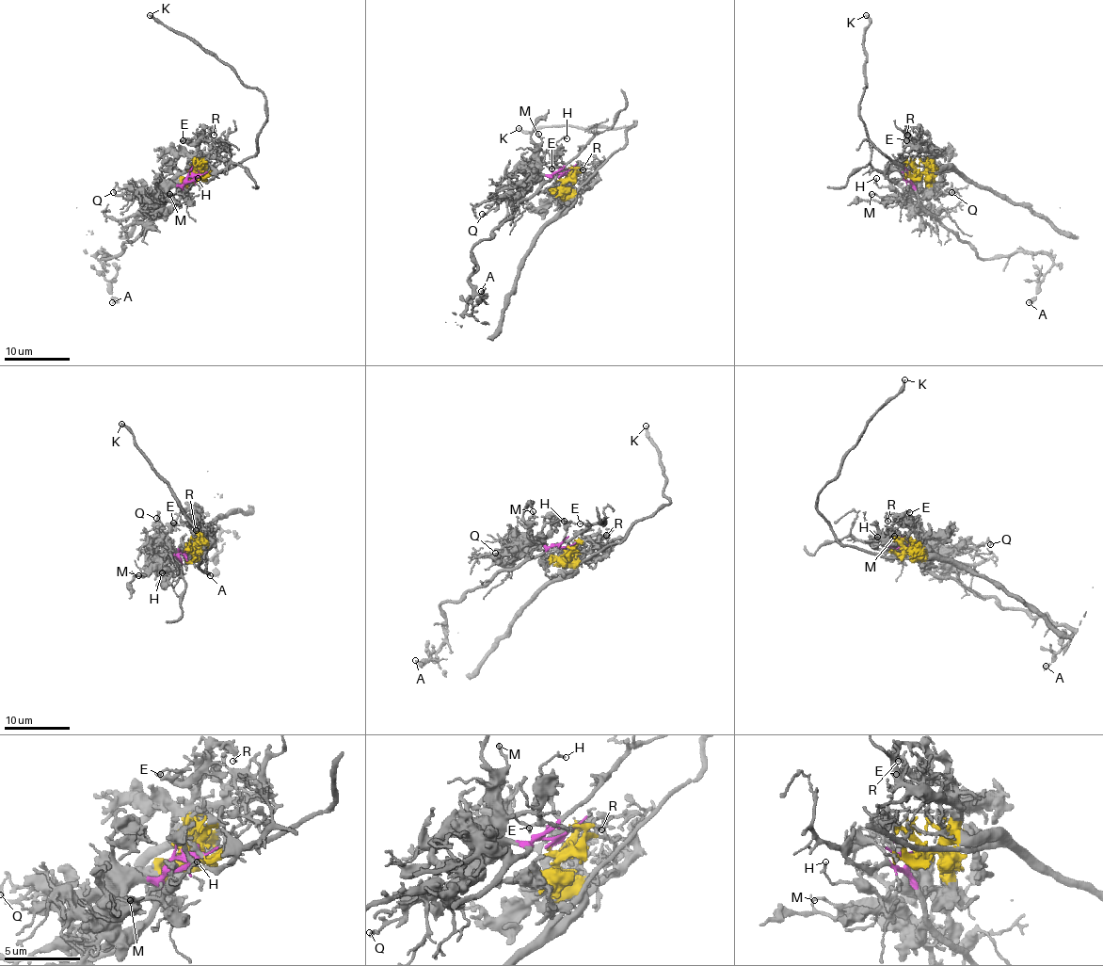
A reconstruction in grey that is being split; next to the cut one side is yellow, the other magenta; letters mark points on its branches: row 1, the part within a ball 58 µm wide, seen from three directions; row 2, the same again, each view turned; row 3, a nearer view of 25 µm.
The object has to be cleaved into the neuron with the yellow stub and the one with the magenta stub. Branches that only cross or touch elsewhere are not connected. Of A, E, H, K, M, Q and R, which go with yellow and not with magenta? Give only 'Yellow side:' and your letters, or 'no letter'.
Yellow side: E, K, R

